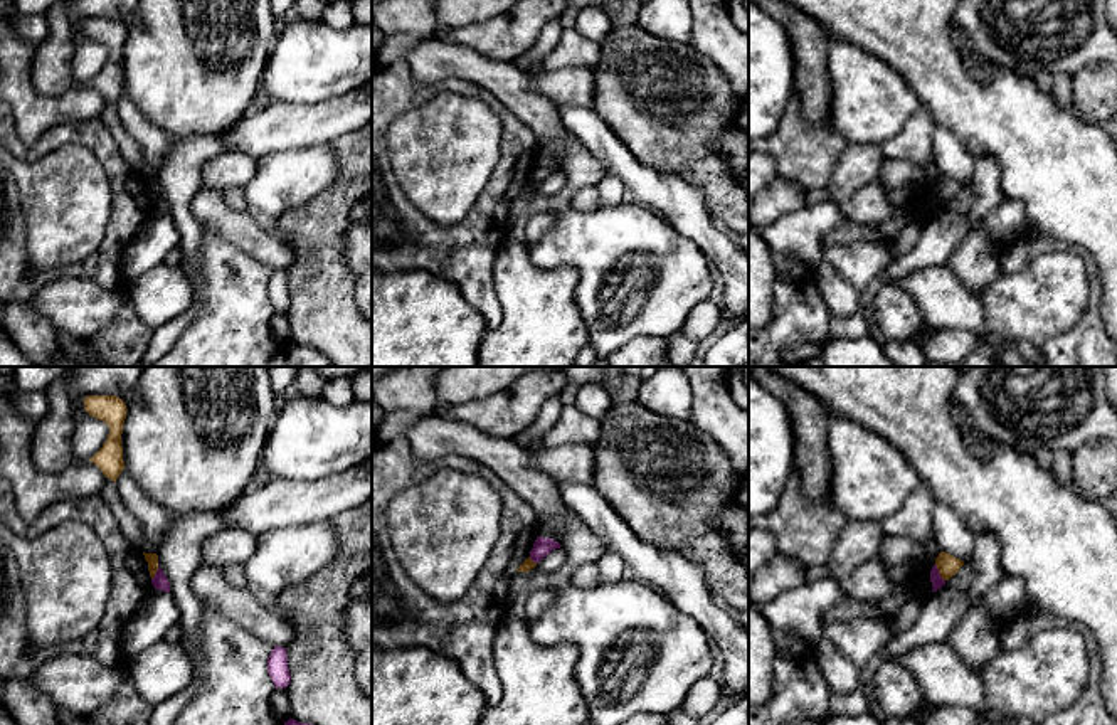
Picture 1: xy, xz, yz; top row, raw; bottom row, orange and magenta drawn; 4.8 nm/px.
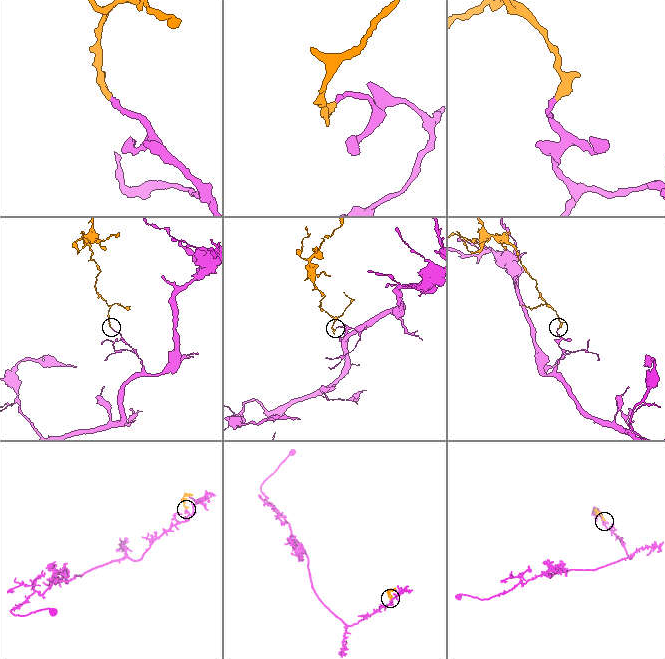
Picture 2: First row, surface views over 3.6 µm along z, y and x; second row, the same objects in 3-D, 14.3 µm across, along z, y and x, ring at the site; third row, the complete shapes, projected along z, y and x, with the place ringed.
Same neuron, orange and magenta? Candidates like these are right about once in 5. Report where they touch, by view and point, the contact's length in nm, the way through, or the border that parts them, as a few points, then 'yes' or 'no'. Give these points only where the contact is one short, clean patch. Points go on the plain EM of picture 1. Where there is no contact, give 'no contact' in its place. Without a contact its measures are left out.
contact yz (939, 195); length 100 nm; border yz (936, 187), (944, 204); no

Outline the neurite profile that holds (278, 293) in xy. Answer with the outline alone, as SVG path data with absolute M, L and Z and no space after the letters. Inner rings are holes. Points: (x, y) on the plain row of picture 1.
M274 269L267 281L267 296L274 306L274 311L286 311L291 304L288 291L286 271Z

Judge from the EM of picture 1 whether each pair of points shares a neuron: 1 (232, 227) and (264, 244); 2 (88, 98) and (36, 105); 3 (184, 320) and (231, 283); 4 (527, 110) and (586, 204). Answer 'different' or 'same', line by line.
1: same
2: same
3: different
4: different

